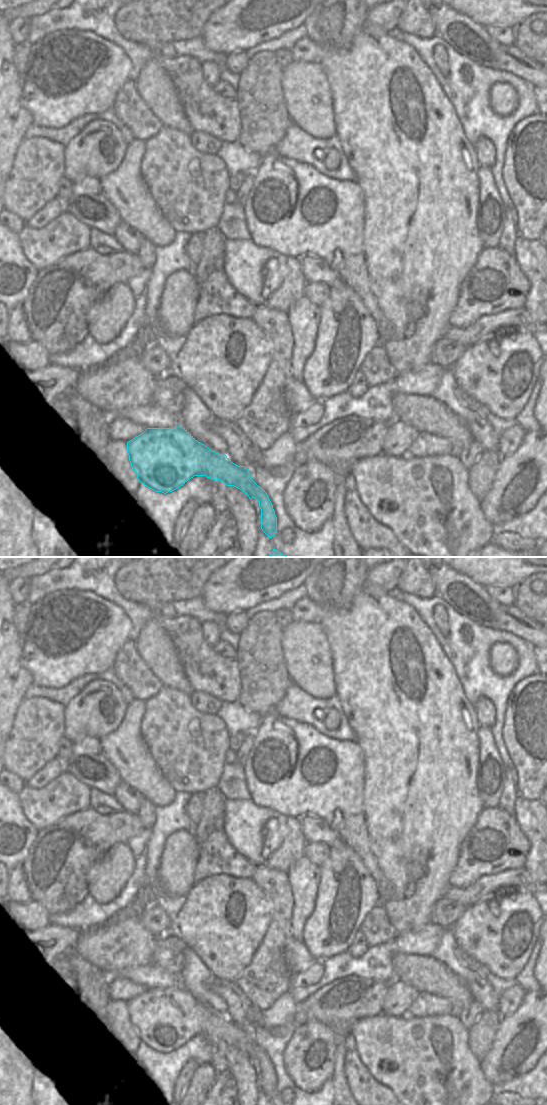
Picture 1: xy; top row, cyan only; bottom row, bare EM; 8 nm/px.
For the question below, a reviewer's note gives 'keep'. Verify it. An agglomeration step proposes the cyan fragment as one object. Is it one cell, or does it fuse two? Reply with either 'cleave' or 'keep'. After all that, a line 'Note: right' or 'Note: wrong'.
keep
Note: right

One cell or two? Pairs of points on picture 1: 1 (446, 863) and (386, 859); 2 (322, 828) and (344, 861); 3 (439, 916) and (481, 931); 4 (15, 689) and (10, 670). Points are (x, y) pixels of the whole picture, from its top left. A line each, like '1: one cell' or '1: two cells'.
1: one cell
2: two cells
3: two cells
4: one cell

